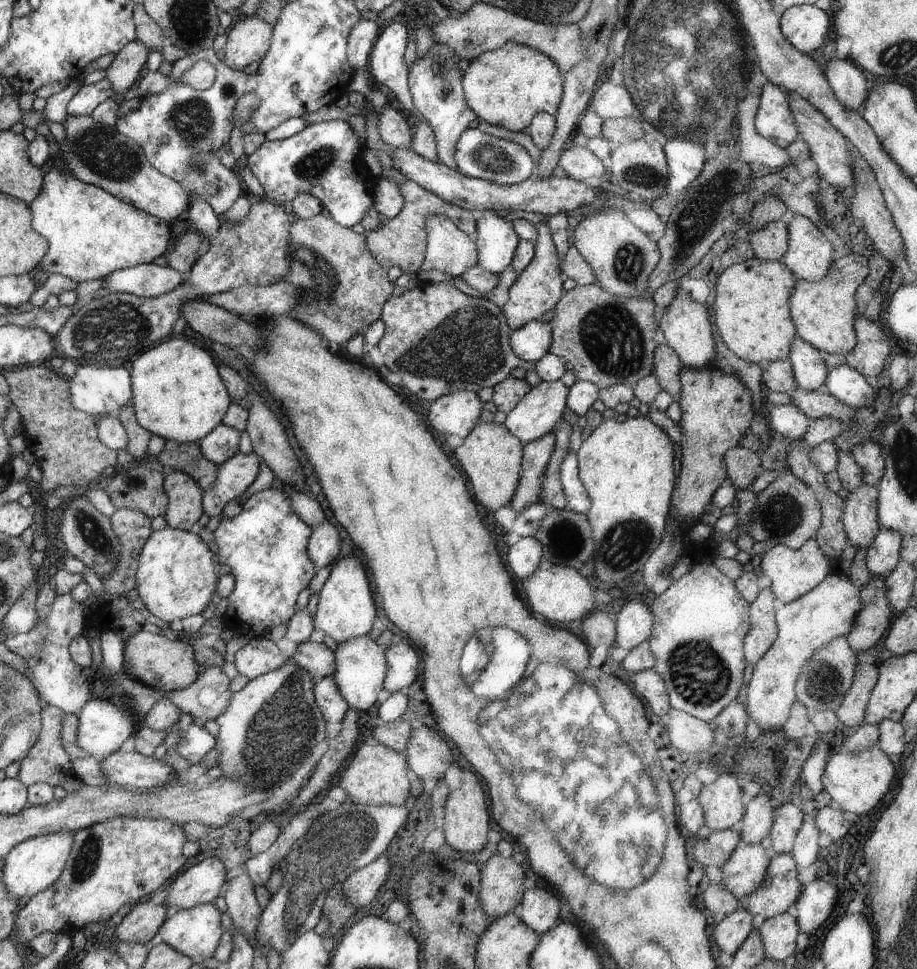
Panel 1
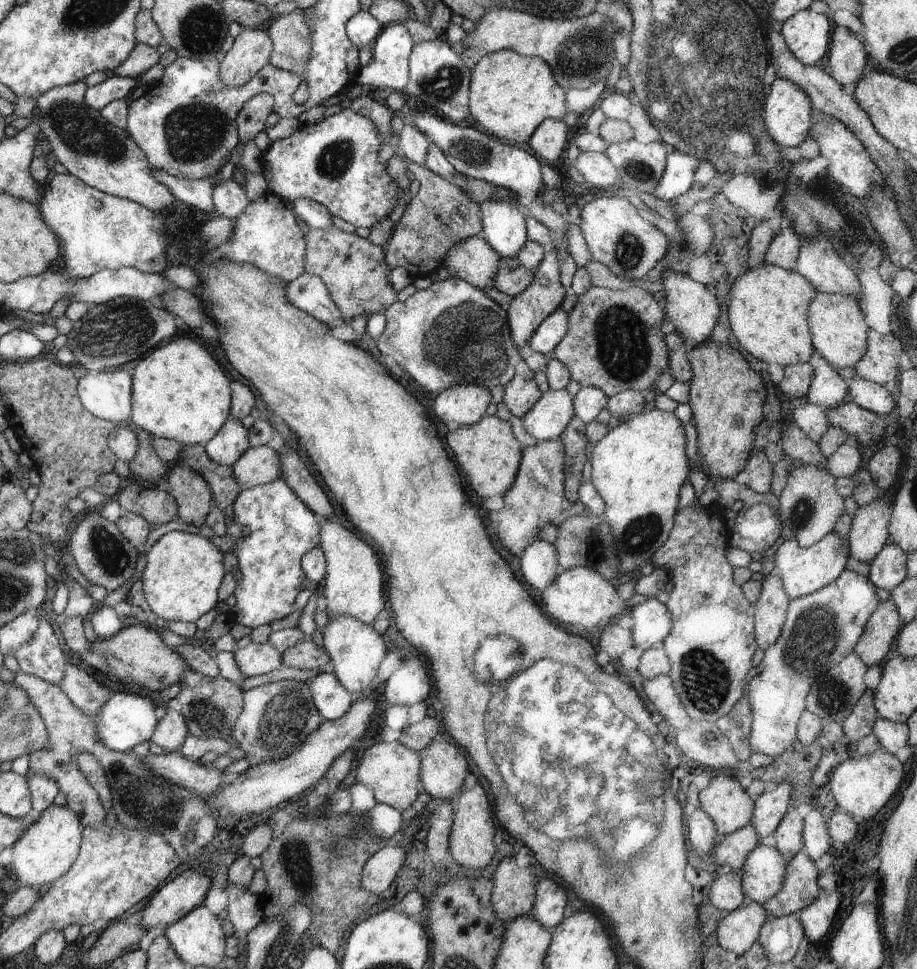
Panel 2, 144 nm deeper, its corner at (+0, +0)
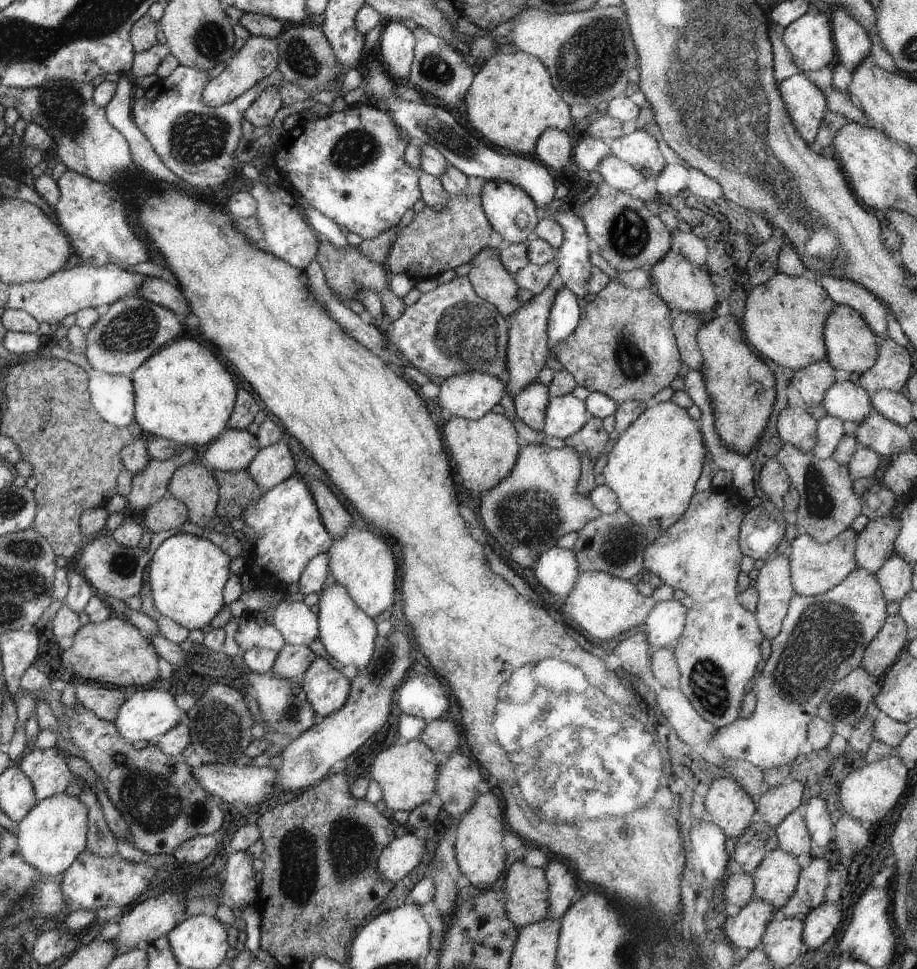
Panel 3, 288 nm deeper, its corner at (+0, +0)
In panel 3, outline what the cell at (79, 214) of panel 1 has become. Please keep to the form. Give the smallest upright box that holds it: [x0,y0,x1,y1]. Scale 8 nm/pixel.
[53,170,147,266]

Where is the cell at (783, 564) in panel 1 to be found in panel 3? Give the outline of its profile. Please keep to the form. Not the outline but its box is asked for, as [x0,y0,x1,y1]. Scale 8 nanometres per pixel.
[787,528,857,598]

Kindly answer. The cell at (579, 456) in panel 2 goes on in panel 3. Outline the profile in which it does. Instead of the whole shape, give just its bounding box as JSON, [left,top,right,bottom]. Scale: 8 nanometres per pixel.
[565,418,609,496]

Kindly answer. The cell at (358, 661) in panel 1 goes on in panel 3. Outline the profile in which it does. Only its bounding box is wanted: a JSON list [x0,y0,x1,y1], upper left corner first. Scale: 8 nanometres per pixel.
[317,580,375,678]

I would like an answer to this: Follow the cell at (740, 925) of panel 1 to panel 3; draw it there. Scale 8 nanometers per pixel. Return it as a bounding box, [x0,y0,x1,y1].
[723,898,775,950]

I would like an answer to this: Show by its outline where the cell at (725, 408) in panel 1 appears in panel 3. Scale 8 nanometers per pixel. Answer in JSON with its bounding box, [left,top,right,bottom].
[671,312,777,456]

